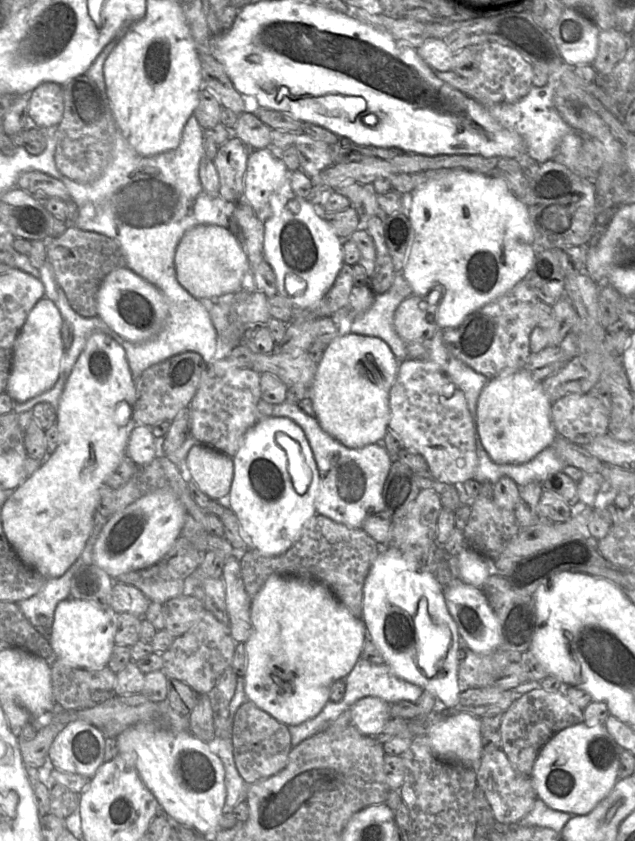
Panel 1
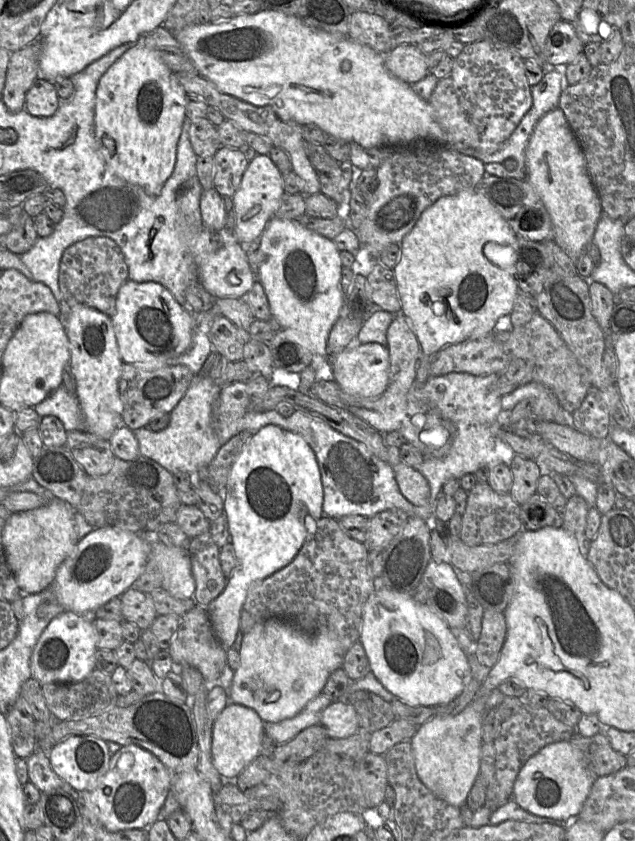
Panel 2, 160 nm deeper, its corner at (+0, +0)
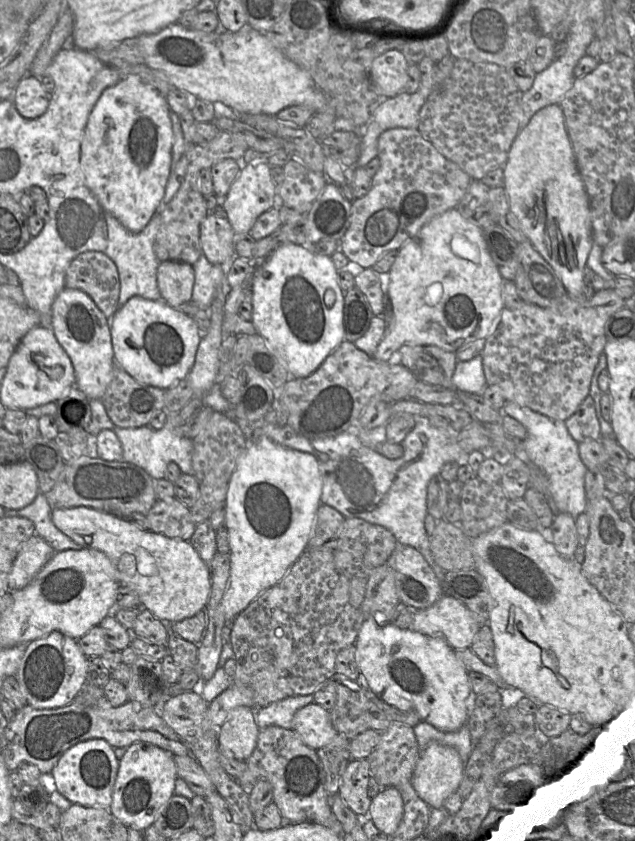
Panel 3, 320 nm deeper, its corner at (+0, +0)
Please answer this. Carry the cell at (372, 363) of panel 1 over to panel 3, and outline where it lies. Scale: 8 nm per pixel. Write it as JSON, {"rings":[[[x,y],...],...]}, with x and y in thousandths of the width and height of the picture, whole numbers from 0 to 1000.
{"rings":[[[718,247],[691,254],[658,273],[630,296],[613,322],[611,354],[617,378],[598,405],[589,426],[600,430],[616,428],[635,410],[688,411],[718,419],[751,404],[765,404],[786,384],[794,367],[789,341],[794,332],[773,308],[761,273],[732,260]]]}

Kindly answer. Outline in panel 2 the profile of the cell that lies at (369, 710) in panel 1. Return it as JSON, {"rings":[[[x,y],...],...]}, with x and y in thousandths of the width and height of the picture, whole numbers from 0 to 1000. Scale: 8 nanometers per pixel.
{"rings":[[[524,834],[510,843],[504,862],[512,866],[520,879],[546,878],[567,866],[559,842],[537,834]]]}

